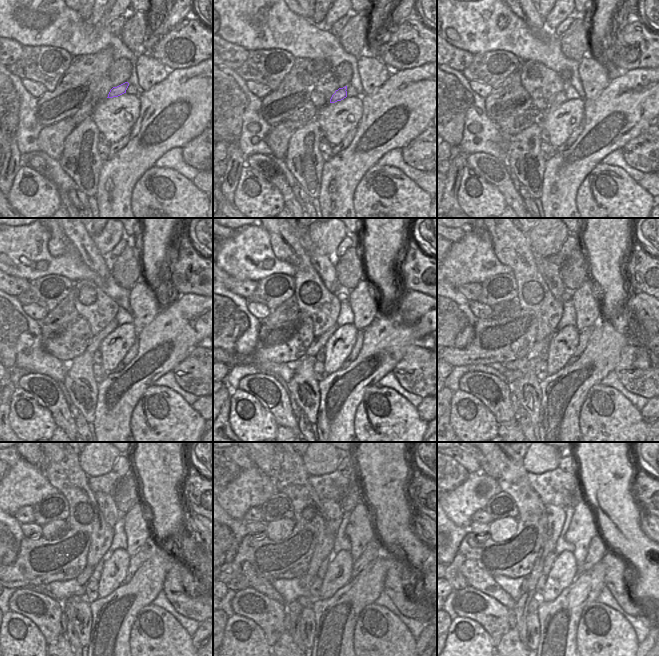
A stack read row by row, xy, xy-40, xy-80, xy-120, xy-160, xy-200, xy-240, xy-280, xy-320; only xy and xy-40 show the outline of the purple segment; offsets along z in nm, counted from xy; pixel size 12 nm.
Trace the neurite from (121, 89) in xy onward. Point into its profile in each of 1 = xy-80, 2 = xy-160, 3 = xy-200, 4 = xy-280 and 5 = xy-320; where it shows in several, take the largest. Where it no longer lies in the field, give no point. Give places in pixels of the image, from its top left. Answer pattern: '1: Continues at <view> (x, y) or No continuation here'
1: Continues at xy-80 (560, 98)
2: Continues at xy-160 (319, 342)
3: Continues at xy-200 (538, 346)
4: Continues at xy-280 (305, 580)
5: Continues at xy-320 (524, 588)

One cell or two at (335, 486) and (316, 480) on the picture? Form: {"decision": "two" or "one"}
{"decision": "one"}

